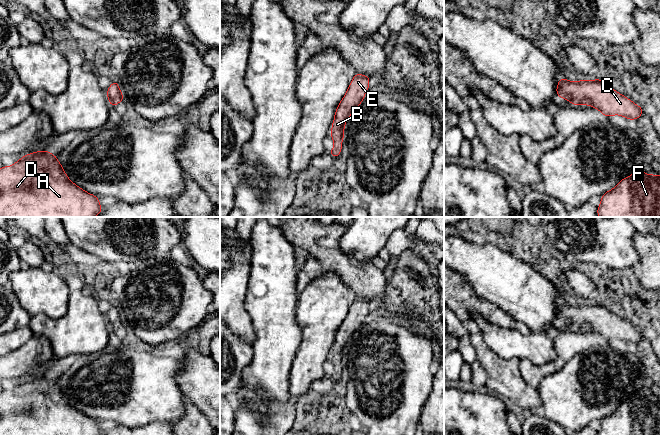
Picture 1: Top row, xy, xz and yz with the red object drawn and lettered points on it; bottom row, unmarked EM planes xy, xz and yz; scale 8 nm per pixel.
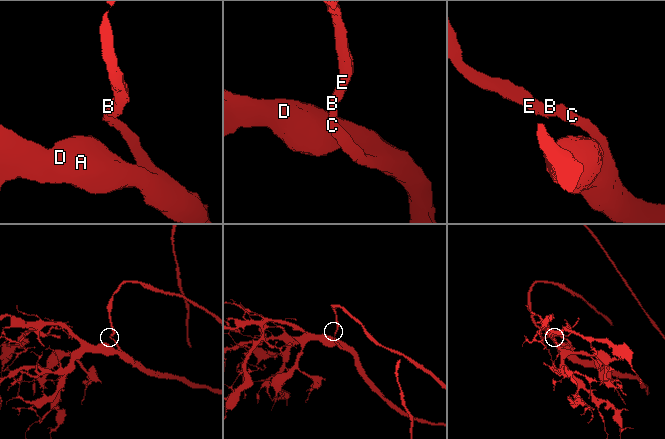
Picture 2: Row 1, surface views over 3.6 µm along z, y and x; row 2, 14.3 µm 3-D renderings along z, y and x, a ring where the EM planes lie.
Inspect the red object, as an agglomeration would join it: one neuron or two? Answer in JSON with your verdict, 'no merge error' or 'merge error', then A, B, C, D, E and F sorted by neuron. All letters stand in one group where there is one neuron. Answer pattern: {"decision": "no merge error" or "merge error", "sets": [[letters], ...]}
{"decision": "no merge error", "sets": [["A", "B", "C", "D", "E", "F"]]}

